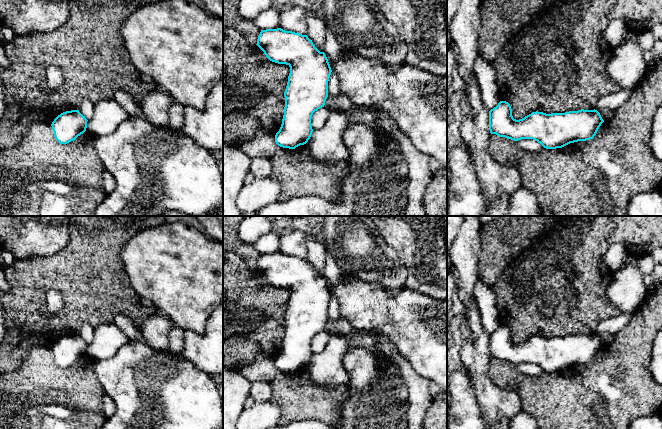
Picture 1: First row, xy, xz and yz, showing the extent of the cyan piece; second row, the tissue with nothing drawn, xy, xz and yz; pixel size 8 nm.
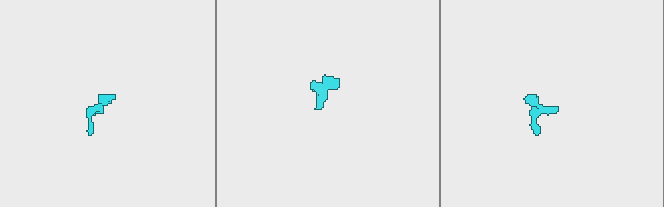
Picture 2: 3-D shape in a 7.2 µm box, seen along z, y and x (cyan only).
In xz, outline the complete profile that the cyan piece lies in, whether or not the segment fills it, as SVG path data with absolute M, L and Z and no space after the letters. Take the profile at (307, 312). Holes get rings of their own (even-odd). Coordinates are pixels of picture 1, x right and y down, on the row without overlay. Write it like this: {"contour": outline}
{"contour": "M281 252L261 254L256 269L270 285L290 291L284 339L275 366L295 373L308 366L313 356L312 339L325 329L330 288L307 259Z"}

